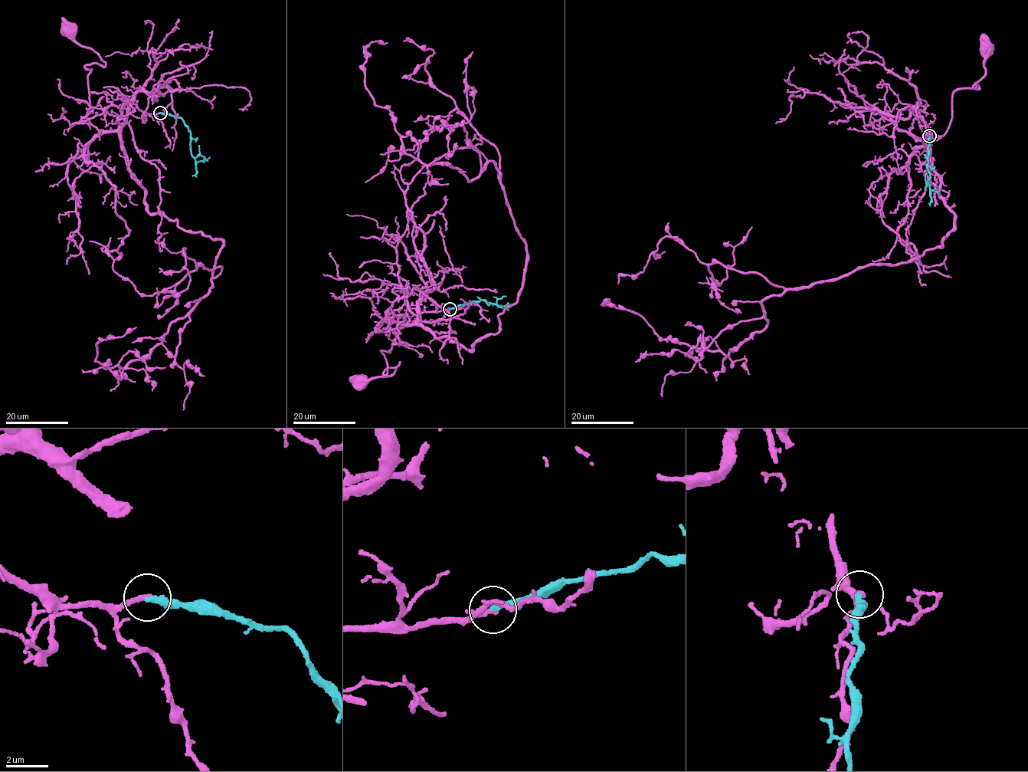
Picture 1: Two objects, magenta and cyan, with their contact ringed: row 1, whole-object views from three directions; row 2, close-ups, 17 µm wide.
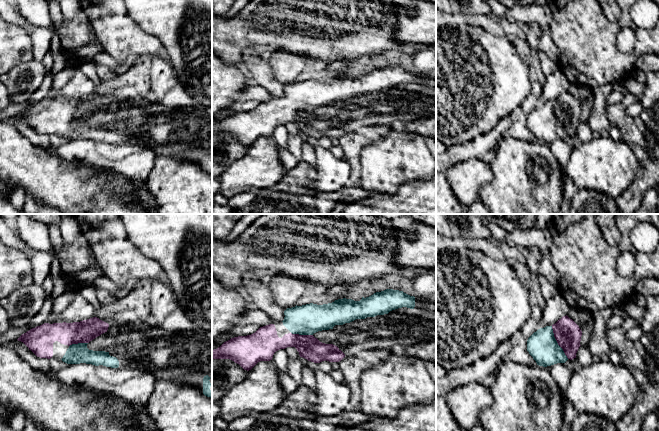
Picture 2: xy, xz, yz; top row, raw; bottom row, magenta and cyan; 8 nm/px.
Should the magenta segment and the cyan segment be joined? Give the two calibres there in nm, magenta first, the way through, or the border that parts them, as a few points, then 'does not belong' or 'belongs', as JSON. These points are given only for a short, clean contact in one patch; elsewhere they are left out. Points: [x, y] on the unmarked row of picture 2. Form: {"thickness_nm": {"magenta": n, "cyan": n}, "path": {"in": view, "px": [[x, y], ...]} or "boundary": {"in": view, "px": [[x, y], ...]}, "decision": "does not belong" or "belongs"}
{"thickness_nm": {"magenta": 220, "cyan": 240}, "path": {"in": "yz", "px": [[567, 109], [557, 118], [548, 122], [542, 122]]}, "decision": "belongs"}

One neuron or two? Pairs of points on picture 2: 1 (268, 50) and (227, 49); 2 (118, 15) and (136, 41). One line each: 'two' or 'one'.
1: one
2: one

